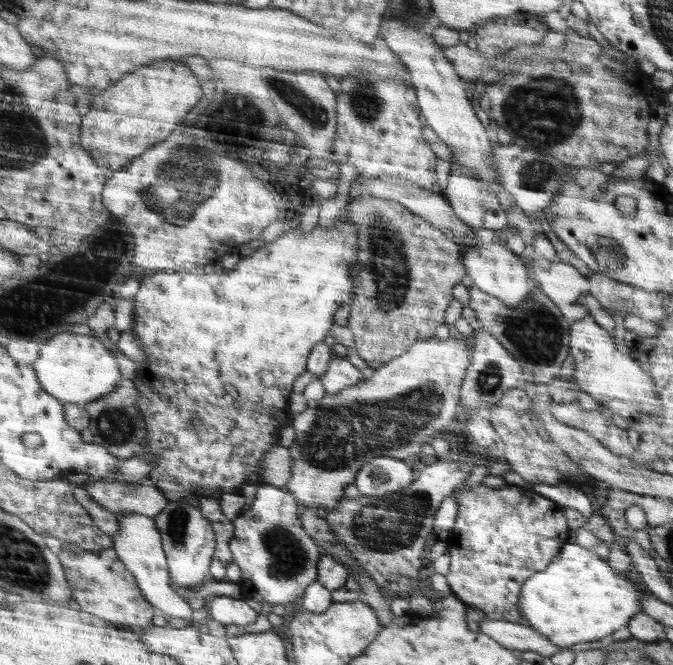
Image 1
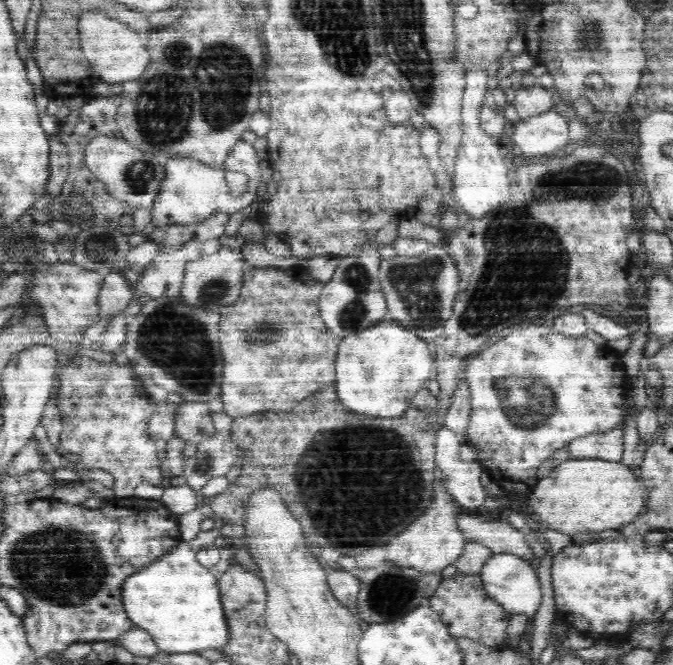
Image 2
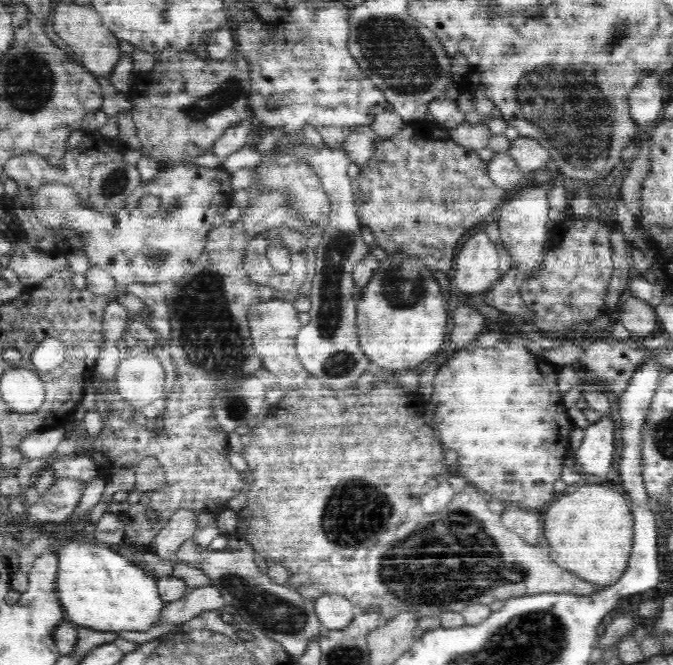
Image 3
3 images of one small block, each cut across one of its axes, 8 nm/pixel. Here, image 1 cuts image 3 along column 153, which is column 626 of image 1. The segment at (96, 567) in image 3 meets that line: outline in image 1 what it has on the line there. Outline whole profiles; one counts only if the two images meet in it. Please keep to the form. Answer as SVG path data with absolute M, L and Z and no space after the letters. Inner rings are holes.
M568 542L562 546L561 552L548 568L533 574L522 585L520 607L522 615L526 617L526 624L546 635L558 647L570 647L579 642L609 640L613 632L626 628L634 614L642 613L641 600L645 593L649 593L646 588L626 575L619 575L607 560L575 542Z

